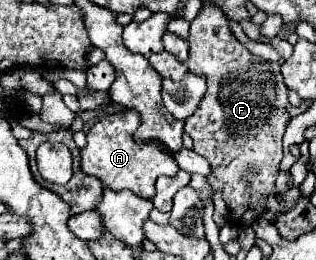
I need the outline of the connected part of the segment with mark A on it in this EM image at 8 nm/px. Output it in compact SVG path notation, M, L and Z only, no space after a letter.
M135 109L119 111L101 117L87 133L87 147L81 151L81 169L97 177L105 187L115 191L129 189L139 197L151 199L155 195L155 181L159 175L175 175L179 171L173 155L167 155L159 143L135 143L133 133L139 127L139 113Z

